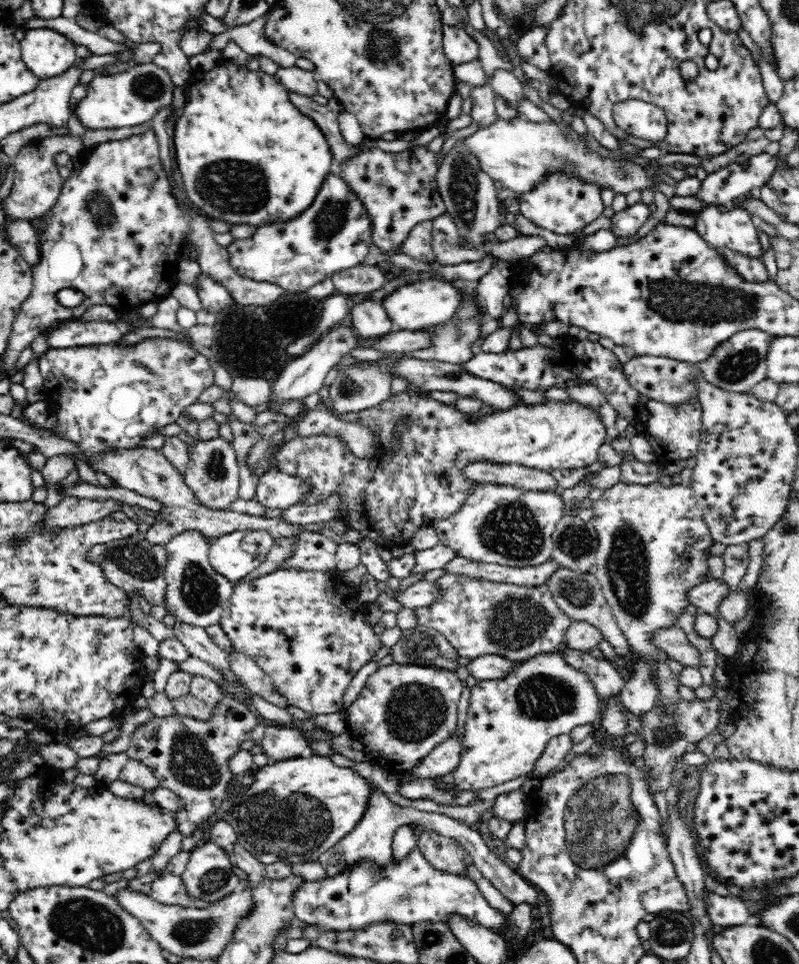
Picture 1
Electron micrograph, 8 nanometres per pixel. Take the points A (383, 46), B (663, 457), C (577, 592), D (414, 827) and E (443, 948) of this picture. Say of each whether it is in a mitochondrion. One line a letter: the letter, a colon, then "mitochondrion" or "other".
A: mitochondrion
B: other
C: mitochondrion
D: other
E: mitochondrion

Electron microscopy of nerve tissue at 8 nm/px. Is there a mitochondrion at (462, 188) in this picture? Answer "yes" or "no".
yes

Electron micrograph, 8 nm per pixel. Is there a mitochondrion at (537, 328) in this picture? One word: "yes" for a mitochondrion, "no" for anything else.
no

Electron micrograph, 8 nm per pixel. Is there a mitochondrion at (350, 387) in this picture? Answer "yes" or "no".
yes

